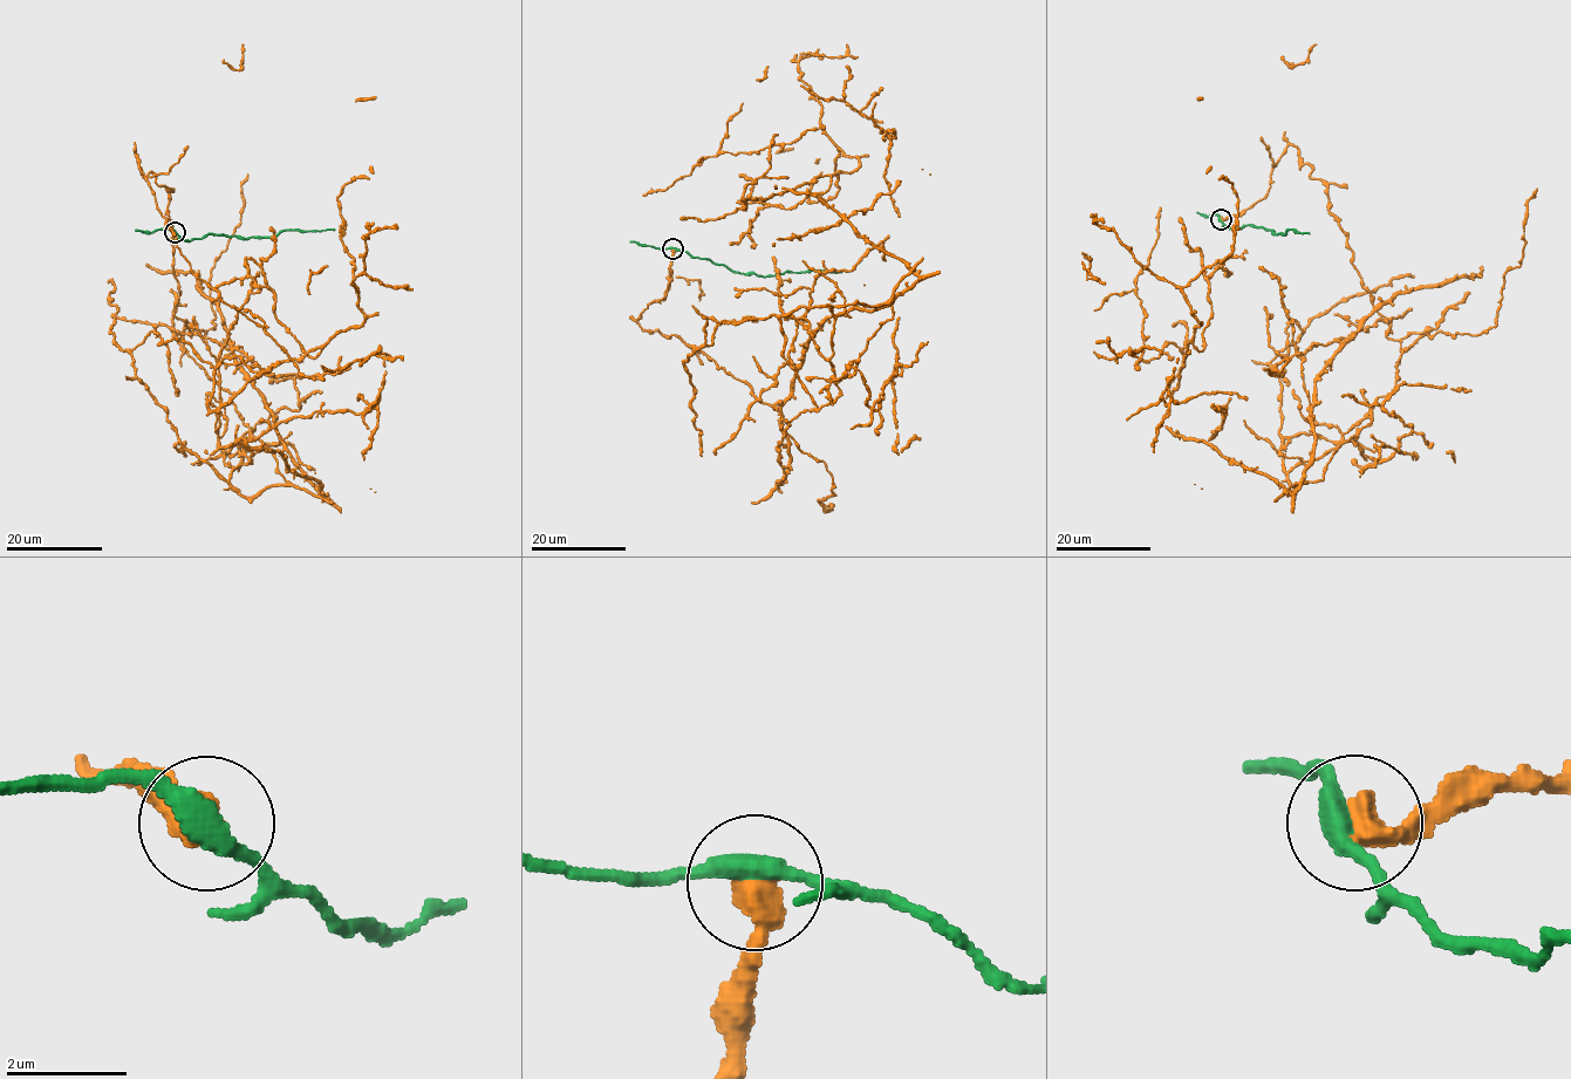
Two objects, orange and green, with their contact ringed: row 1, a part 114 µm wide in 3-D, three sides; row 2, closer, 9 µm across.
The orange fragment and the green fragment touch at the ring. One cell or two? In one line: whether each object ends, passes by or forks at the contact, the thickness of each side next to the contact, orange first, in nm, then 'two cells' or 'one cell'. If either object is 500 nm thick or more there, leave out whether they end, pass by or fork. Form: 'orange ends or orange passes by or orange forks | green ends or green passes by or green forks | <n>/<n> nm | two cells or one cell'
500/360 nm | two cells

